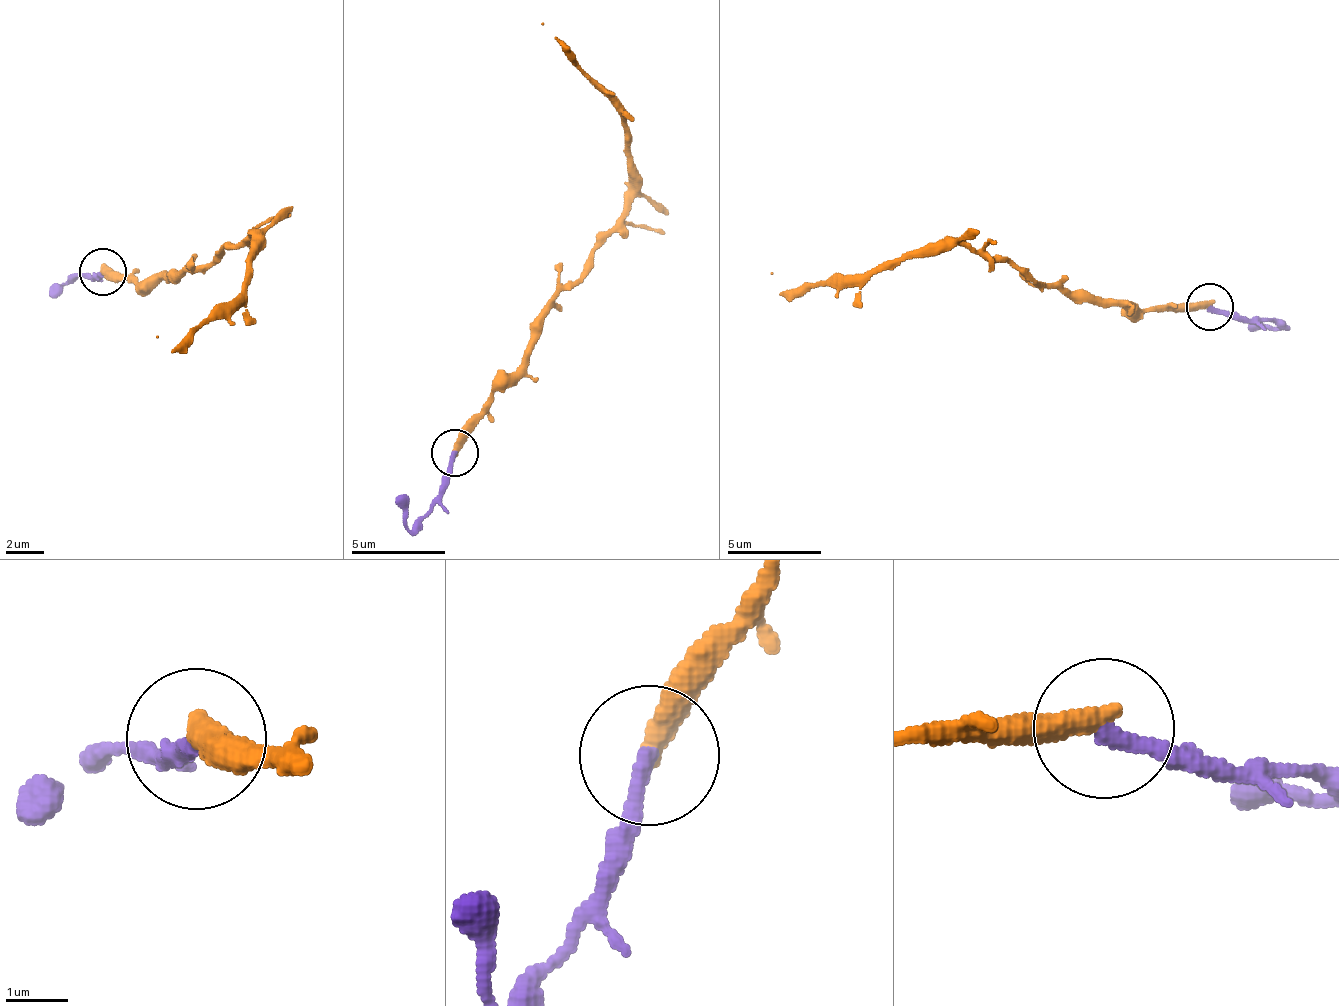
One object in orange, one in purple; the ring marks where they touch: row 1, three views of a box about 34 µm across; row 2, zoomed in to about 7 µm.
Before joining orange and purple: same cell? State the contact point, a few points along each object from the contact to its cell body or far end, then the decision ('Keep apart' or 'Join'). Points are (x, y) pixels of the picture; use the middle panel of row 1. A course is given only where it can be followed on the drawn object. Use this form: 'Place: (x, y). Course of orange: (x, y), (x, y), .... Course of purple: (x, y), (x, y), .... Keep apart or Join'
Place: (454, 453). Course of orange: (455, 450), (460, 427), (518, 369), (537, 317), (587, 267), (627, 193), (620, 103), (544, 24). Course of purple: (455, 454), (440, 499), (421, 519), (406, 521), (397, 493). Join

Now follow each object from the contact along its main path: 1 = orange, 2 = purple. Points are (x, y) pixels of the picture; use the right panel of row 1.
1: (1206, 308), (1142, 313), (1122, 304), (1069, 299), (955, 242), (931, 241), (852, 275), (785, 291), (773, 272)
2: (1210, 308), (1274, 324), (1275, 329), (1247, 326)

